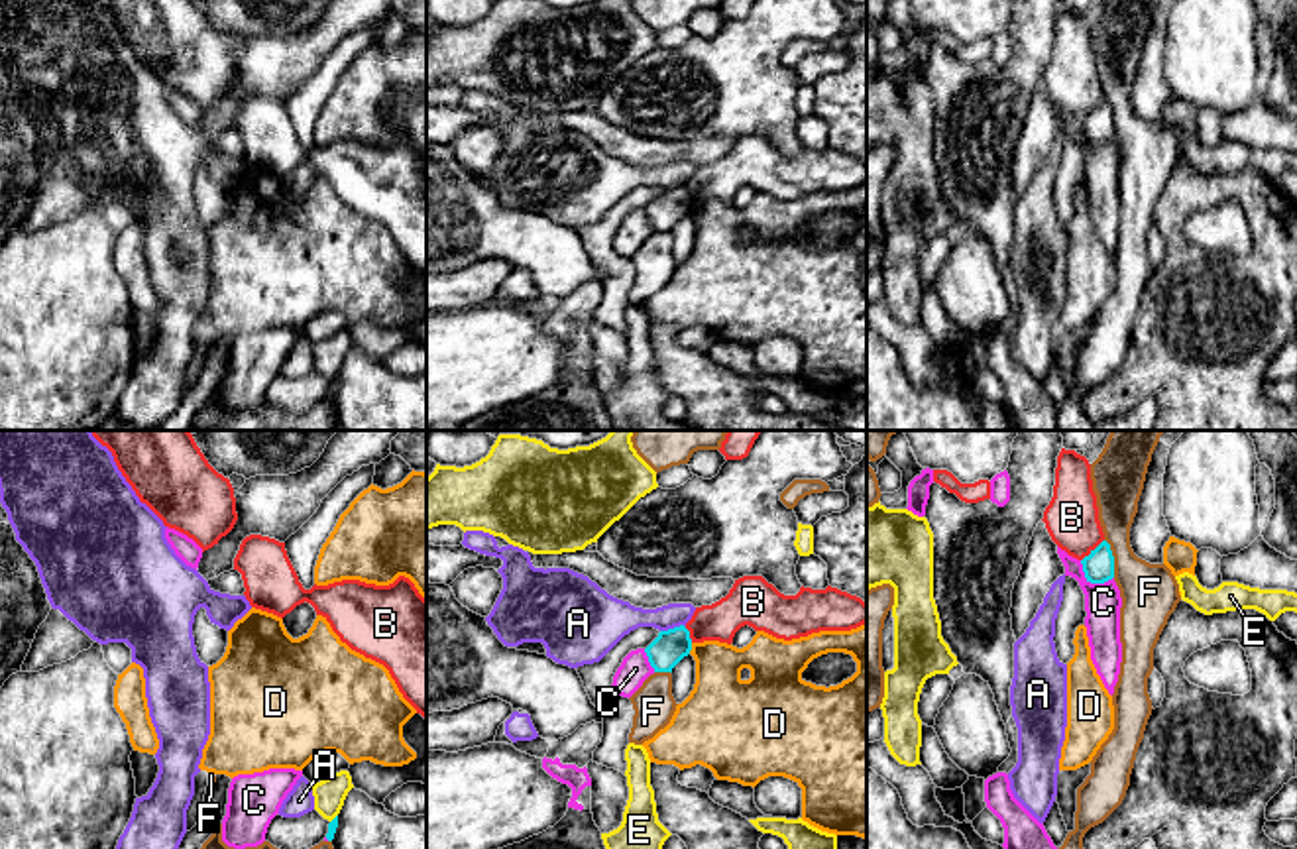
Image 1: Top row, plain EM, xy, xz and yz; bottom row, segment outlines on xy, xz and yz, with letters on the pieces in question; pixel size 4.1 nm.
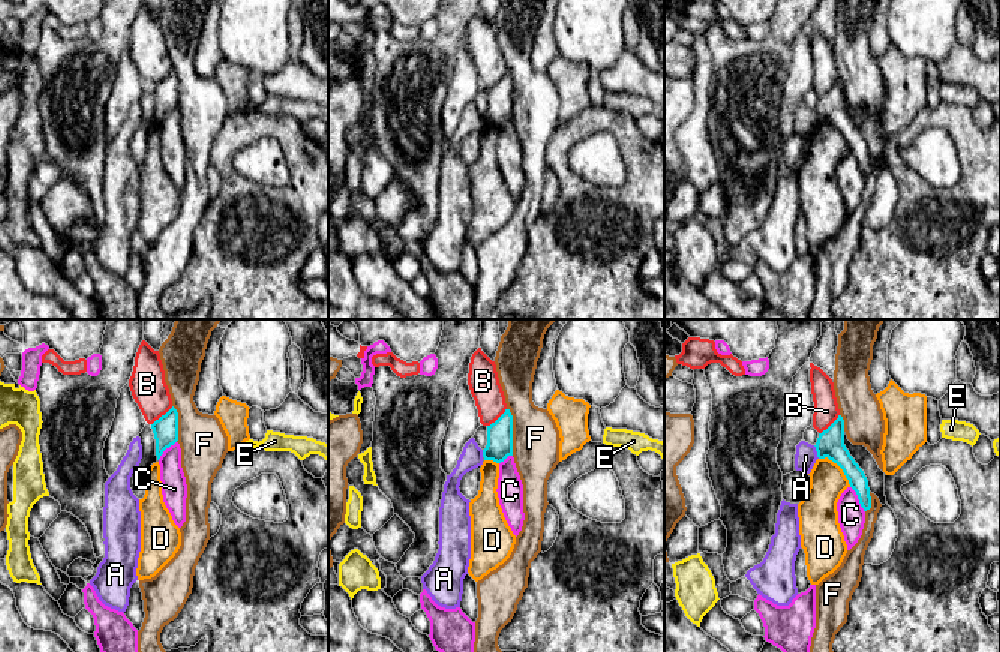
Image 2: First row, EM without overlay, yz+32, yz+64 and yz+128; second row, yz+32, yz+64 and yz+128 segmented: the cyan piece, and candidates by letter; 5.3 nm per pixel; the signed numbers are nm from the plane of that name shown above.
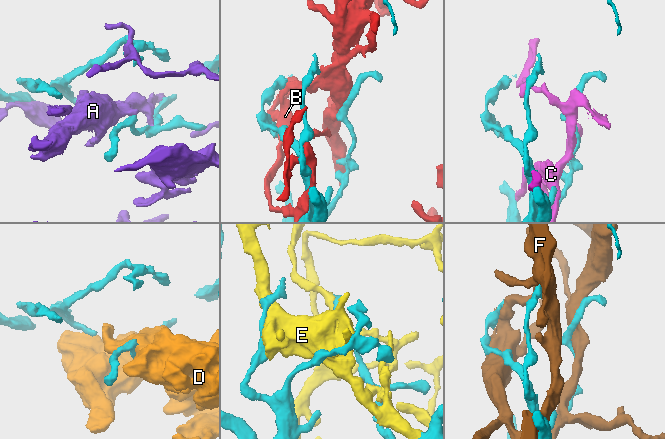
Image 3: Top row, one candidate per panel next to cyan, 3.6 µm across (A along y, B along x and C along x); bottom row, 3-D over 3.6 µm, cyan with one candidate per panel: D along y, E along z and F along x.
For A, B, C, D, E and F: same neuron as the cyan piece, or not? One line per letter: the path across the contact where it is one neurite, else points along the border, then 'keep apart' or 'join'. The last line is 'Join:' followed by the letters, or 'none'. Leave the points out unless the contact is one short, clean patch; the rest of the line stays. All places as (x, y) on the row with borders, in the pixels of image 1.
A: keep apart
B: keep apart
C: keep apart
D: keep apart
E: keep apart
F: keep apart
Join: none

